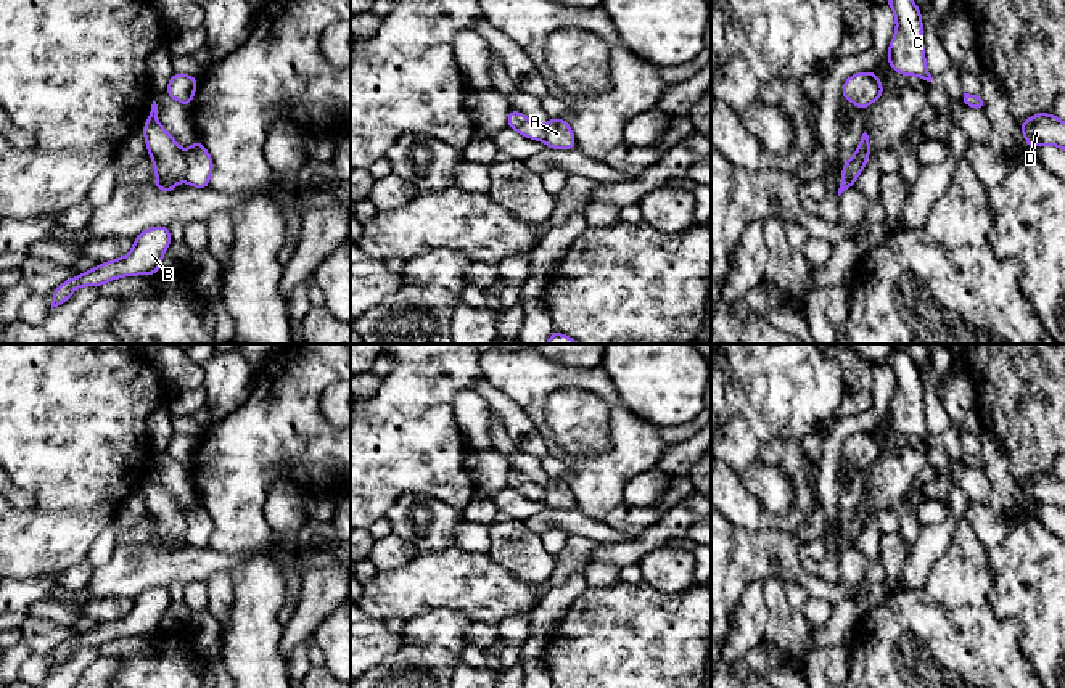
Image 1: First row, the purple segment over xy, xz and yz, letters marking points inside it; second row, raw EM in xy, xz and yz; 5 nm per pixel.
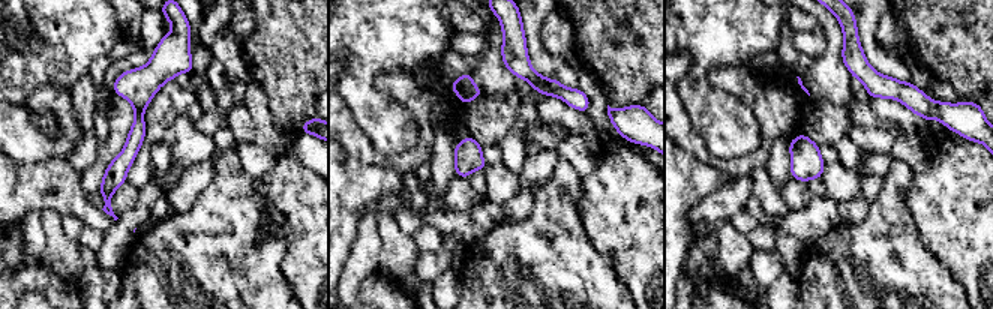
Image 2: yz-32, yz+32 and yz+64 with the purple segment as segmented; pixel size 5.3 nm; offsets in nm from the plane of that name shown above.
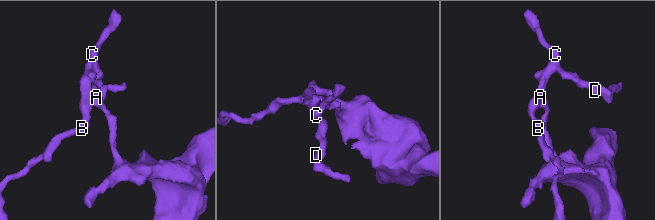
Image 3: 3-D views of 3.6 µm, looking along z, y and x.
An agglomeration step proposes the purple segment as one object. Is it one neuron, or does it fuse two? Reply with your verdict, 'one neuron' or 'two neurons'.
two neurons

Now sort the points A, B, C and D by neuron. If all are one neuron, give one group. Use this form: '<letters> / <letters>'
A / B C D

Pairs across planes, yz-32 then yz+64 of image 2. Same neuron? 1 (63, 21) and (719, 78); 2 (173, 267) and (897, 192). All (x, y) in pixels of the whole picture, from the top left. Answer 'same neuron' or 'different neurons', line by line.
1: different neurons
2: same neuron

